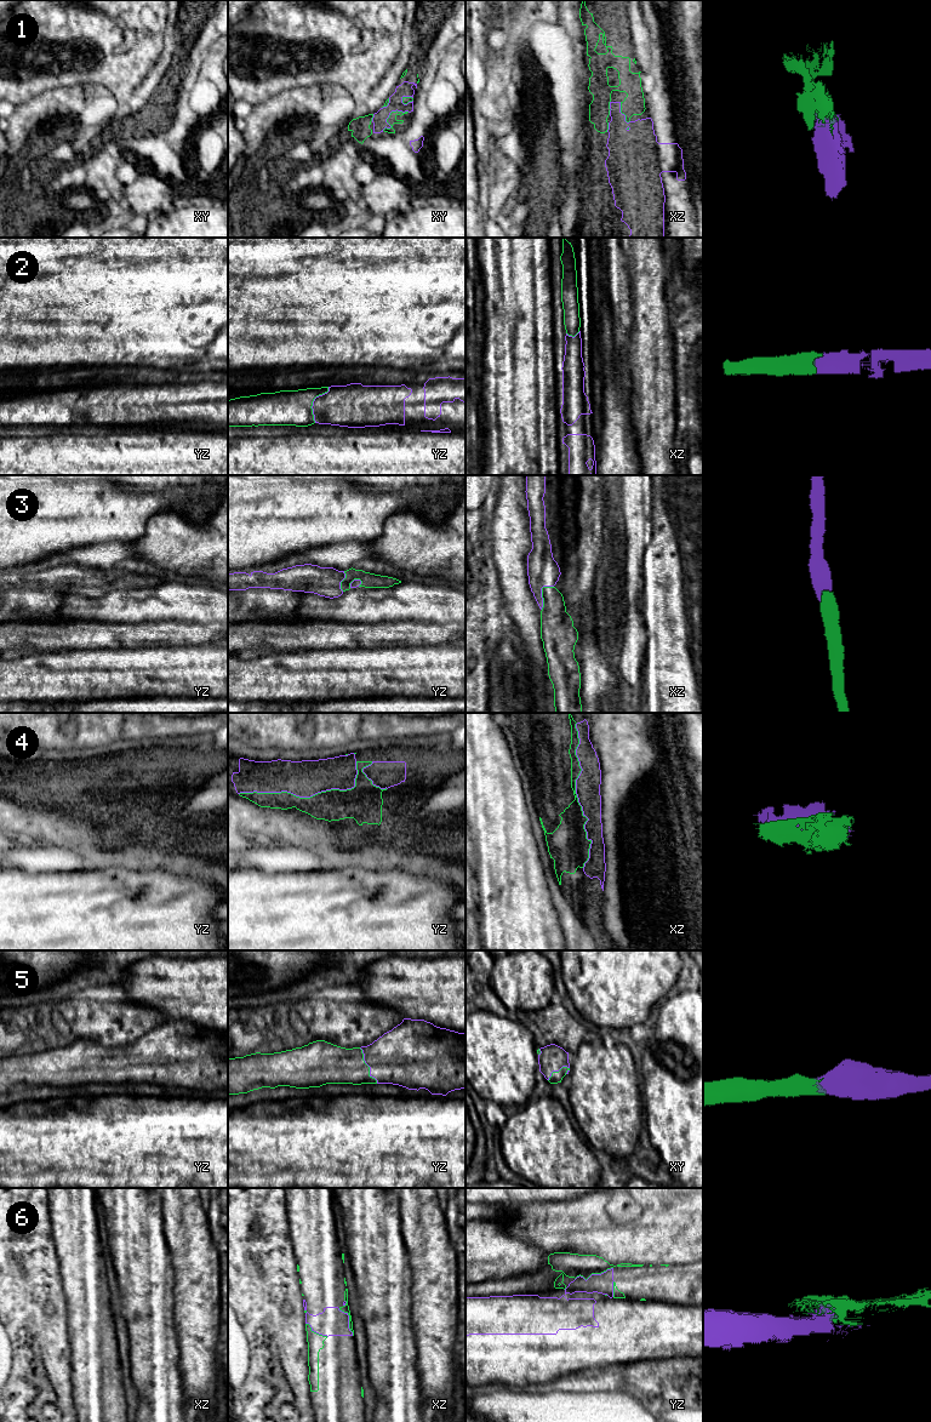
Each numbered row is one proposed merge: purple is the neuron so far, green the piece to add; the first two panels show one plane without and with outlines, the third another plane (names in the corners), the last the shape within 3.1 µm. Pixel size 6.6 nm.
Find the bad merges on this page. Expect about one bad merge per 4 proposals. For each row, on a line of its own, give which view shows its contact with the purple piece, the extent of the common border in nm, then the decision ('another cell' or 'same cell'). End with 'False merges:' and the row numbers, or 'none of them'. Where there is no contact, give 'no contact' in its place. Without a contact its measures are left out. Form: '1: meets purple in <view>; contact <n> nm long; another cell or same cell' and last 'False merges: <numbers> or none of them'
1: meets purple in xy; contact 220 nm long; same cell
2: meets purple in yz; contact 260 nm long; same cell
3: meets purple in xz; contact 180 nm long; same cell
4: meets purple in xz; contact 950 nm long; same cell
5: meets purple in yz; contact 260 nm long; same cell
6: meets purple in yz; contact 260 nm long; another cell
False merges: 6

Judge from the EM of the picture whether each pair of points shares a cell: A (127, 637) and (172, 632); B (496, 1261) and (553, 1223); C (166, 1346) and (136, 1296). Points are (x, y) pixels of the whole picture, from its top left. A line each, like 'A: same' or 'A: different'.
A: same
B: different
C: same

